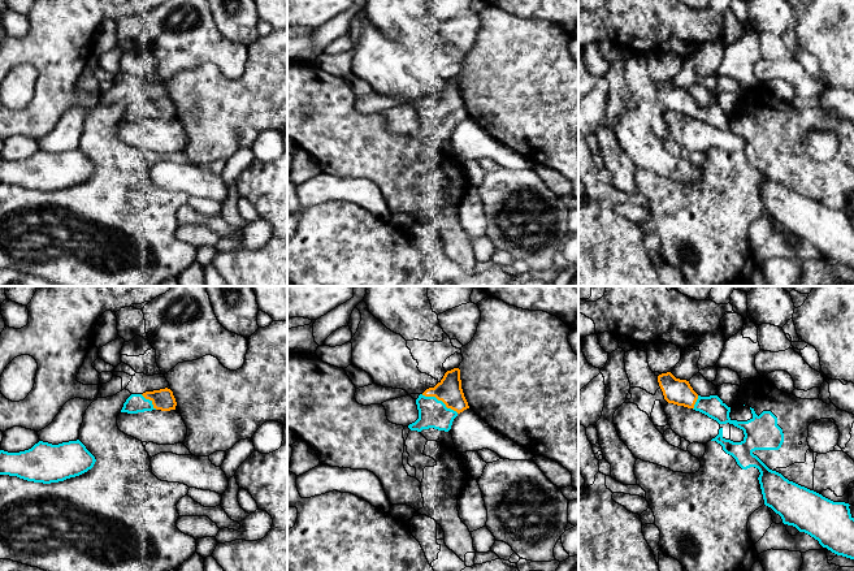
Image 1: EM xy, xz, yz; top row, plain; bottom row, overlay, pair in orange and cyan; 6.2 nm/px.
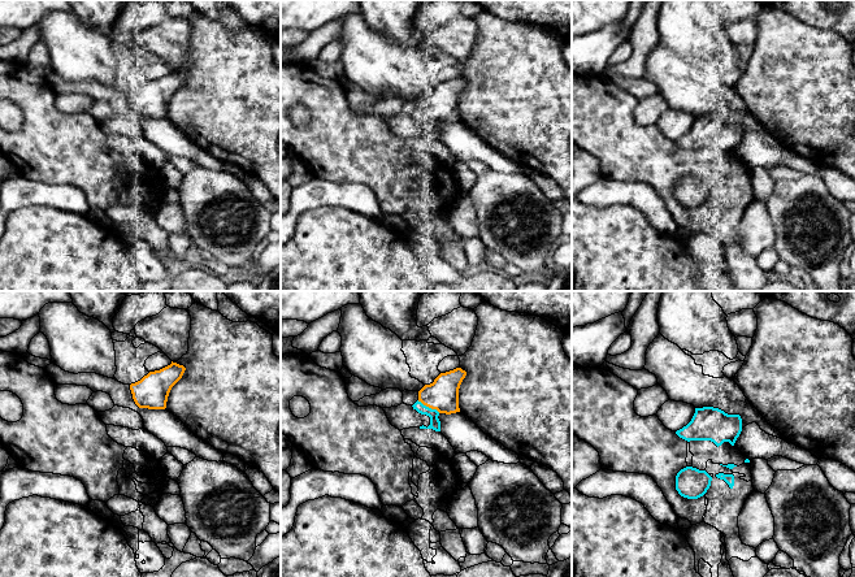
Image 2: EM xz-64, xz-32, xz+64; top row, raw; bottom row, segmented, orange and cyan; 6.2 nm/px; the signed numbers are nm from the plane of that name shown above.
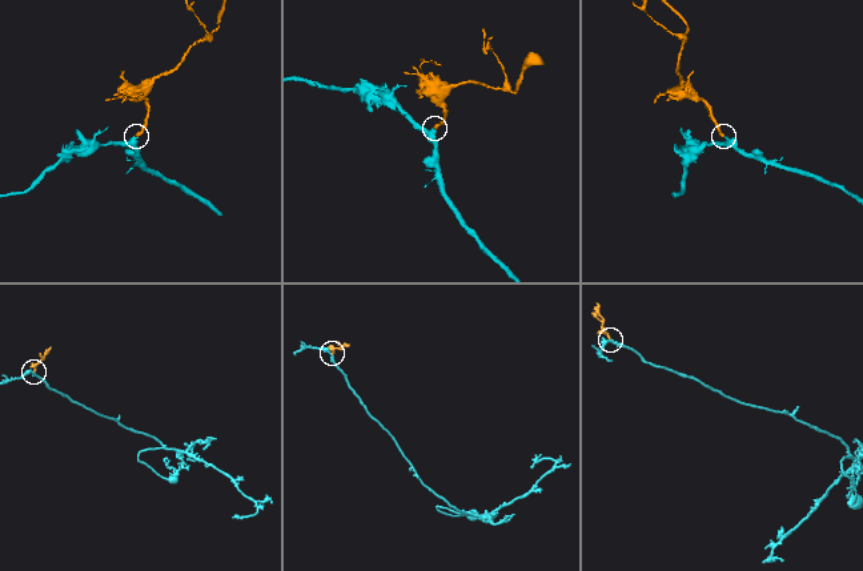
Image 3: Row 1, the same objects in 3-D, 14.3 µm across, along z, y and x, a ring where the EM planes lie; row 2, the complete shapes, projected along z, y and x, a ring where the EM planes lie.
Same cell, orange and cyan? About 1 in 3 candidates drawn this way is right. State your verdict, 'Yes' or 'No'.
Yes

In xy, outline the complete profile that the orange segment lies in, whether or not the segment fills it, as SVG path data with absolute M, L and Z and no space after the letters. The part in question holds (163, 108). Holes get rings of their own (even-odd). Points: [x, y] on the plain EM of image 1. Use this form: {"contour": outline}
{"contour": "M165 96L143 103L131 103L123 112L121 121L138 122L152 118L170 120L175 118L175 114L177 111L173 100Z"}

